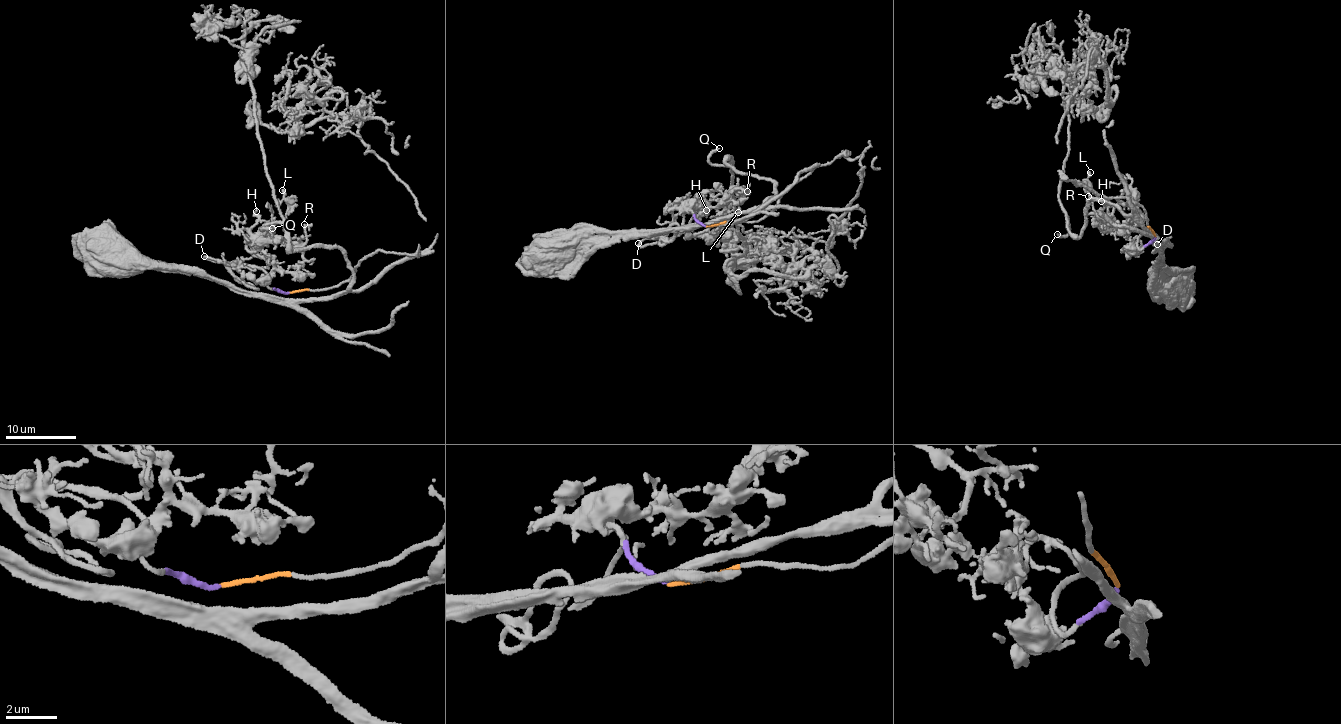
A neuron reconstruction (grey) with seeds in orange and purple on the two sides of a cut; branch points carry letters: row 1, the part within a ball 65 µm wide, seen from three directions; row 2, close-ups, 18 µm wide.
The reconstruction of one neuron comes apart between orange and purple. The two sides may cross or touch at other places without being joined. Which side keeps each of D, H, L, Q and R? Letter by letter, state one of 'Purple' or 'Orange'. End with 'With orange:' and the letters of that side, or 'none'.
D: Purple
H: Purple
L: Purple
Q: Orange
R: Purple
With orange: Q

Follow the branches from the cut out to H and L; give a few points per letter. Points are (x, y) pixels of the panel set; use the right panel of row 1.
H: (1155, 236), (1137, 249), (1110, 222), (1108, 206), (1105, 199), (1101, 201)
L: (1155, 236), (1139, 248), (1137, 237), (1142, 233), (1134, 208), (1126, 202), (1106, 202), (1087, 181), (1090, 172)

